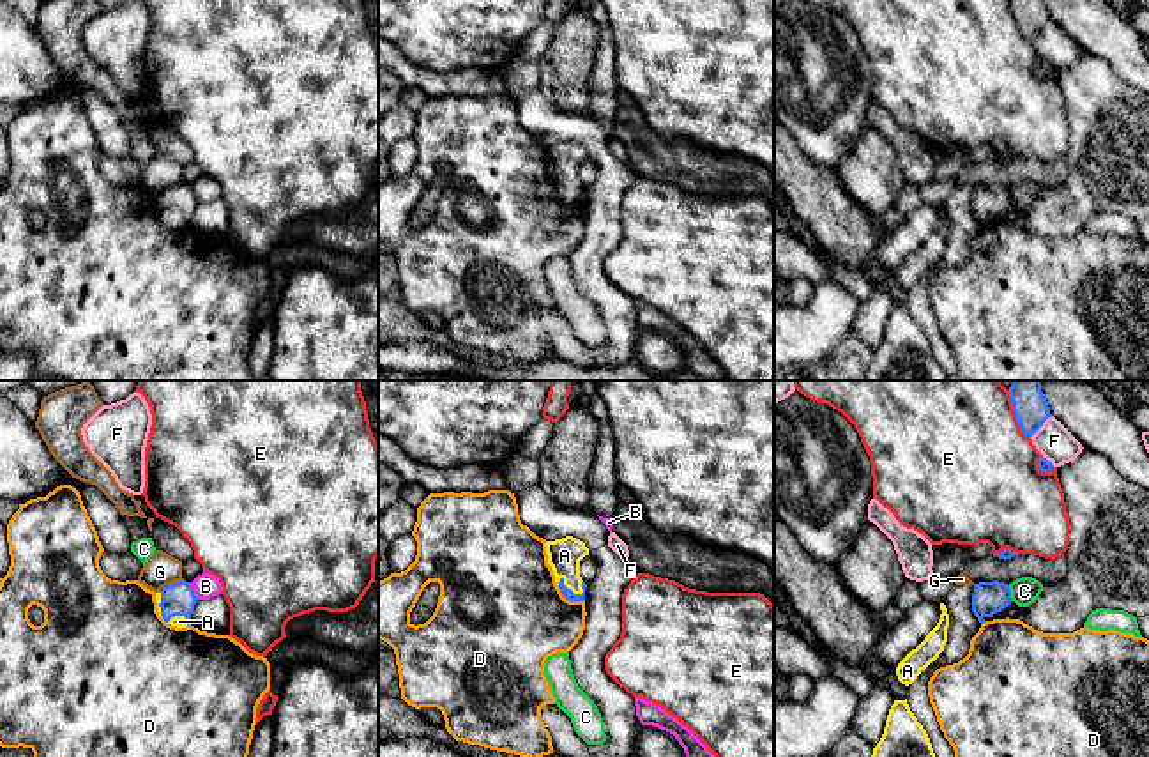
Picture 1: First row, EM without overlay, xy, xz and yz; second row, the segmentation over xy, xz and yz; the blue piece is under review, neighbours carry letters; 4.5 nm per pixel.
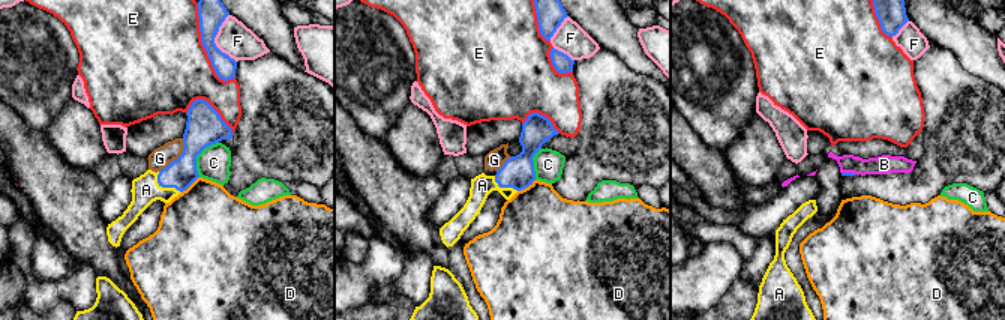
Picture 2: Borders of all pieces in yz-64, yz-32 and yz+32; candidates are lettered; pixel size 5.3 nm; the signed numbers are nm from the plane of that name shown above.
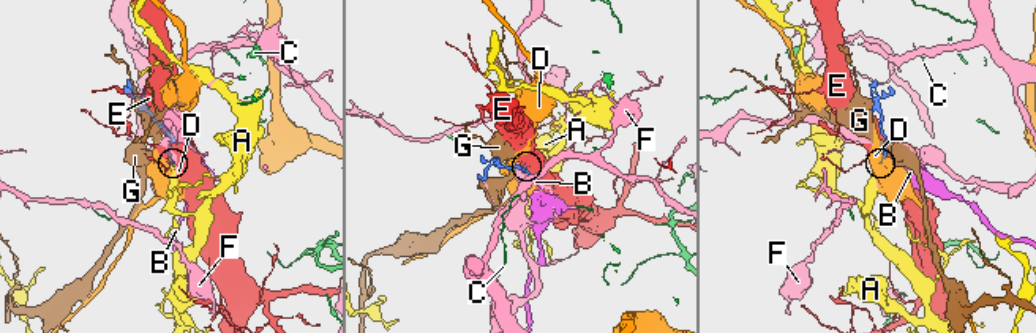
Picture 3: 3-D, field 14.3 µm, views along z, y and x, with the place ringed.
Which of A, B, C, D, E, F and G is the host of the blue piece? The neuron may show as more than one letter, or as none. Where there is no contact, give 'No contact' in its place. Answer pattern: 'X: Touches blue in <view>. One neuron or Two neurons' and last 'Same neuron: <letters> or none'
A: Touches blue in xz. One neuron
B: Touches blue in xy. Two neurons
C: Touches blue in yz. Two neurons
D: Touches blue in xz. Two neurons
E: Touches blue in yz. Two neurons
F: Touches blue in yz. Two neurons
G: Touches blue in xy. Two neurons
Same neuron: A

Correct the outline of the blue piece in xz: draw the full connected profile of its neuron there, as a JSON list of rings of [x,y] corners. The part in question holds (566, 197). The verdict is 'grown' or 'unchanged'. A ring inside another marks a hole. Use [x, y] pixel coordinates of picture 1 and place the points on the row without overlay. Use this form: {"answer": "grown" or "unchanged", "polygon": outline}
{"answer": "grown", "polygon": [[[573,140],[546,145],[546,157],[562,200],[569,205],[585,205],[587,187],[580,180],[580,164],[589,159],[585,147]]]}

